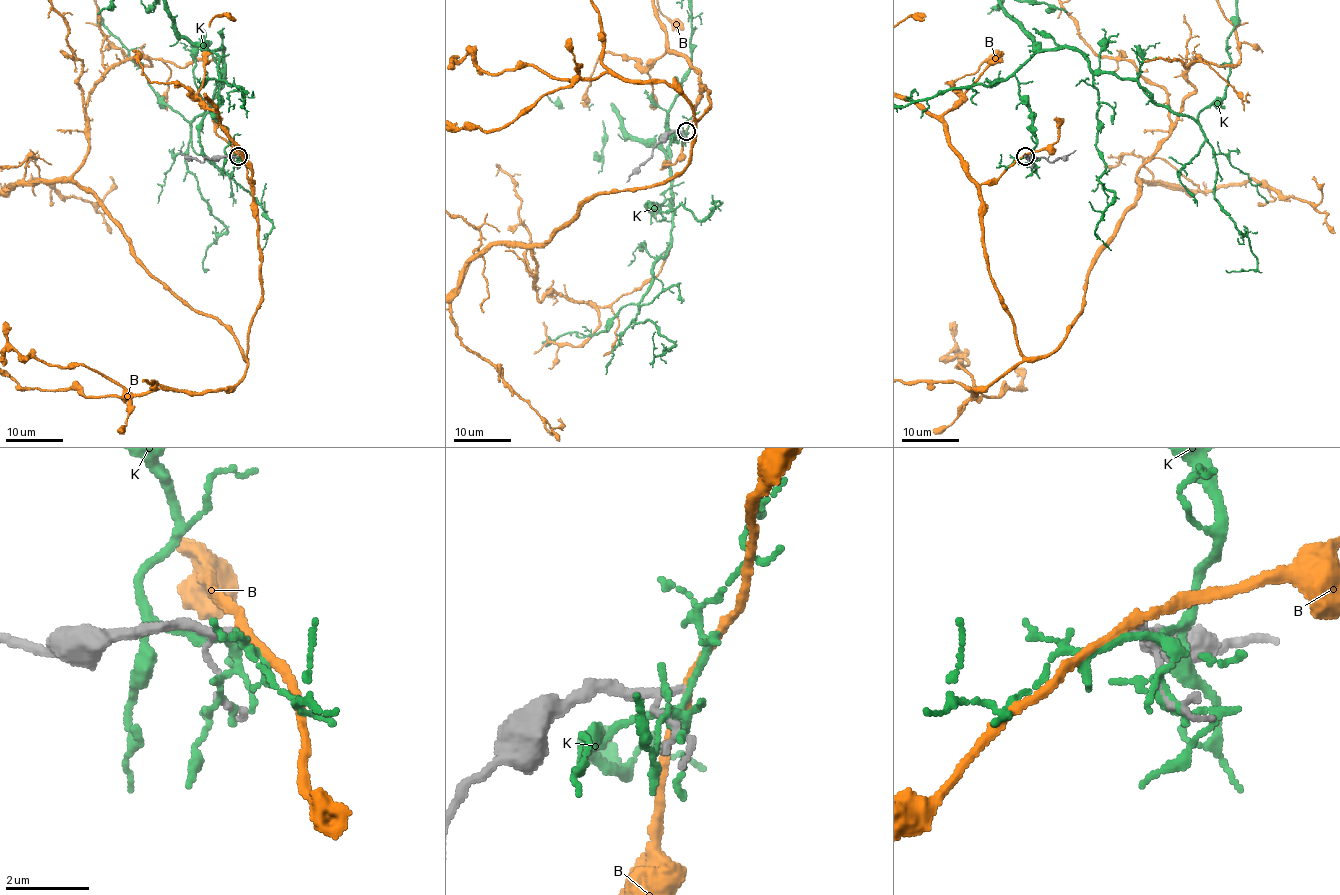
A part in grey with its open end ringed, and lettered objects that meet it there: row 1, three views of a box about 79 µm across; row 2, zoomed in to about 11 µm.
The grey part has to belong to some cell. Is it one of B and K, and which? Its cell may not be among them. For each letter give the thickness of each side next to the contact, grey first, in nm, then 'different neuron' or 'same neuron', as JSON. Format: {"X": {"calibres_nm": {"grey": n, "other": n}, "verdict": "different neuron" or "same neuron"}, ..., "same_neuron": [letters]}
{"B": {"calibres_nm": {"grey": 170, "other": 190}, "verdict": "different neuron"}, "K": {"calibres_nm": {"grey": 160, "other": 150}, "verdict": "different neuron"}, "same_neuron": []}

